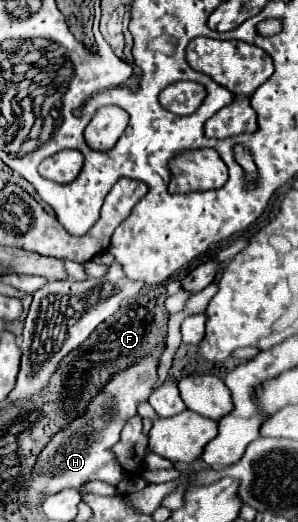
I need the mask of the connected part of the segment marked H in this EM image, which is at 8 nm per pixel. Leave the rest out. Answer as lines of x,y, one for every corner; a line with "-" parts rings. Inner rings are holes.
152,355
146,357
146,361
138,361
138,365
126,369
126,373
114,375
102,393
98,393
98,397
90,403
88,411
52,437
52,441
38,455
30,489
26,493
28,501
40,501
44,495
62,491
66,487
84,485
88,481
106,481
110,485
118,485
124,479
124,471
118,469
118,463
108,449
118,441
124,423
136,413
138,403
146,401
152,393
152,385
158,379
156,371
158,355

